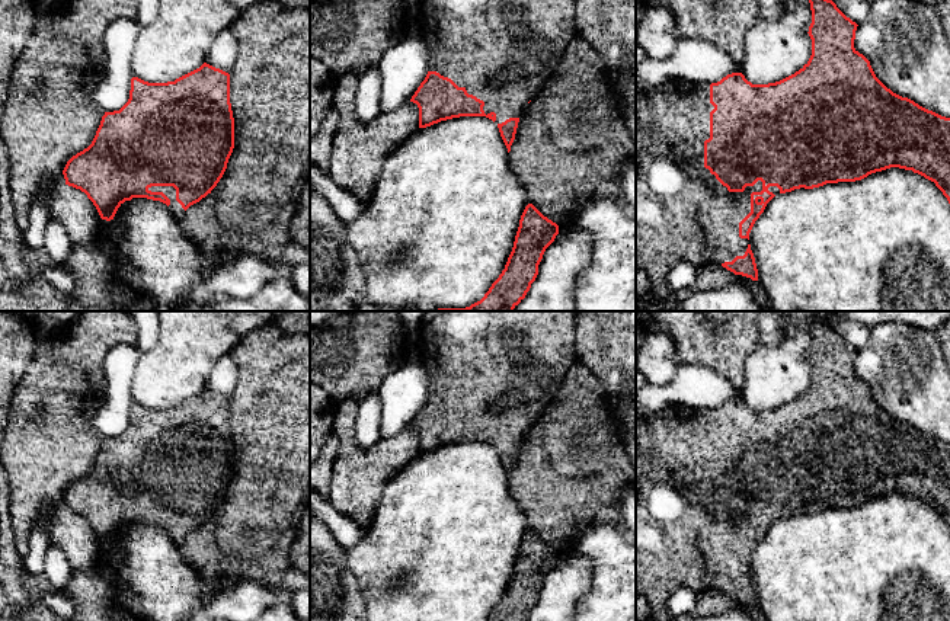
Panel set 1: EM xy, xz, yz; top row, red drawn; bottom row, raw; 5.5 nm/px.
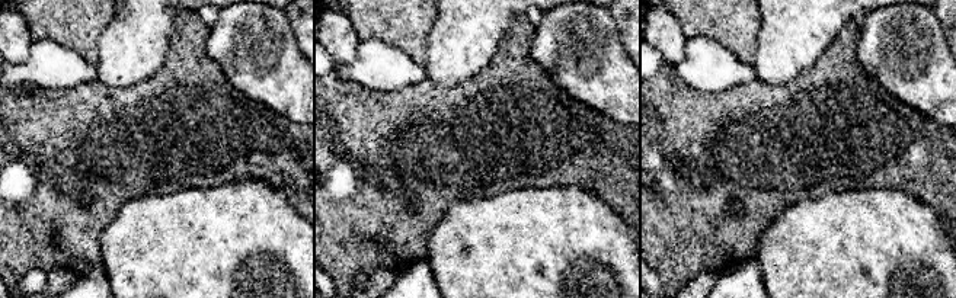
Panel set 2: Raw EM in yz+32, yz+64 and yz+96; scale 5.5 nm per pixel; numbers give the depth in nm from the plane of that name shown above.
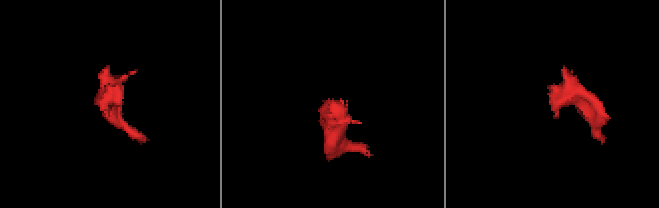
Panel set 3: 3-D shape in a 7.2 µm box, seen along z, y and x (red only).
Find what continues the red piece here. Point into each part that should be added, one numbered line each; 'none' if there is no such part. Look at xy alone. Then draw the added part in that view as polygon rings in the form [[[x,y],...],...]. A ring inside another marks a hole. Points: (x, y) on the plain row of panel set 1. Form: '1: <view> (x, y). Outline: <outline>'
1: xy (175, 533). Outline: [[[151,512],[148,513],[151,518],[163,518],[170,525],[170,537],[176,544],[180,544],[185,535],[182,531],[176,526],[176,515],[173,512]]]

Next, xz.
1: xz (502, 368). Outline: [[[425,311],[419,321],[418,332],[422,345],[418,361],[428,372],[428,397],[436,397],[451,404],[458,413],[464,413],[468,420],[484,428],[484,439],[495,438],[496,449],[509,444],[518,444],[528,428],[546,412],[563,384],[564,375],[576,364],[576,311]]]

